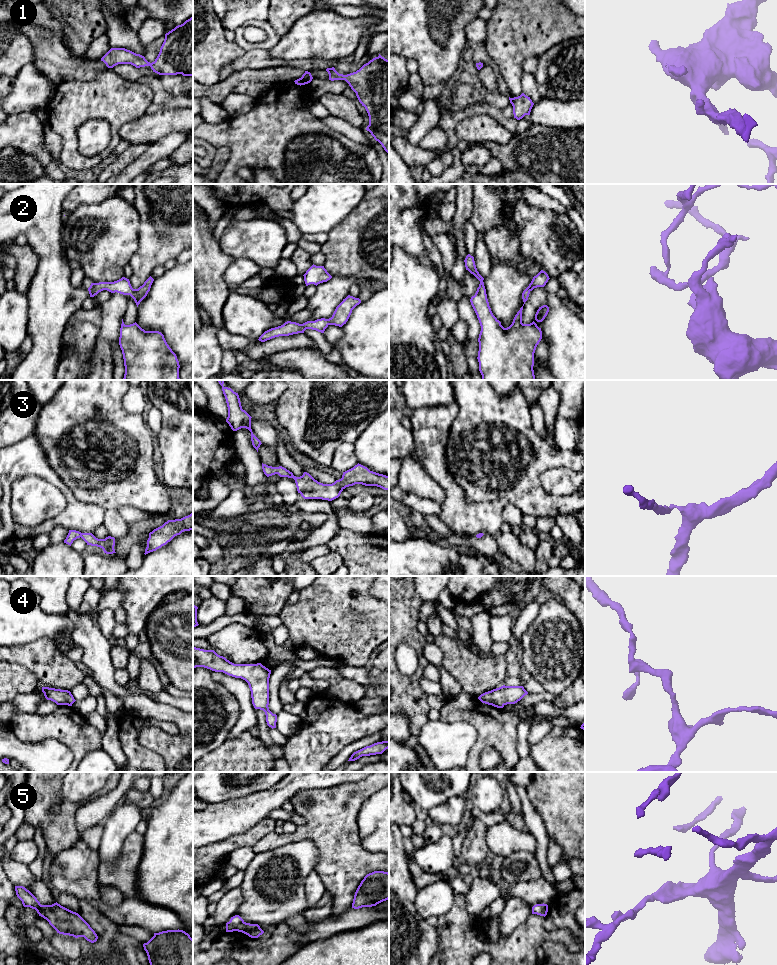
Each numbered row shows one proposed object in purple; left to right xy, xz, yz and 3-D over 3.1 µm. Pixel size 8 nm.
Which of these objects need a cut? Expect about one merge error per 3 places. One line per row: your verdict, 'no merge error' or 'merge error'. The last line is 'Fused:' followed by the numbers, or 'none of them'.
1: no merge error
2: no merge error
3: no merge error
4: no merge error
5: no merge error
Fused: none of them

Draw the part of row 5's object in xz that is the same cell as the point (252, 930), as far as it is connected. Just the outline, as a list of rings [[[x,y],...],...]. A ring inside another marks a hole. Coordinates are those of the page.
[[[239,915],[231,917],[226,923],[226,932],[233,931],[242,932],[251,938],[258,938],[264,933],[258,924],[246,923]]]

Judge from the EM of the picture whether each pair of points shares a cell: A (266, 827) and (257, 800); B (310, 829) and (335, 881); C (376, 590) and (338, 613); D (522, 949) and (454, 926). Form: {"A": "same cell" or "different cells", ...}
{"A": "different cells", "B": "same cell", "C": "different cells", "D": "same cell"}

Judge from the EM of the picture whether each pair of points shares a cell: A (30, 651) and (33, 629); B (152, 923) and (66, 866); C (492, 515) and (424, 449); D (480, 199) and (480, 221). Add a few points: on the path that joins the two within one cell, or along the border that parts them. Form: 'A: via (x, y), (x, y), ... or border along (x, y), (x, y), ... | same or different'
A: border along (53, 639), (40, 637), (29, 642), (10, 646) | different
B: via (130, 913), (108, 911), (87, 888) | same
C: via (471, 512), (453, 494), (450, 486), (437, 470) | same
D: via (480, 204), (480, 216) | same

